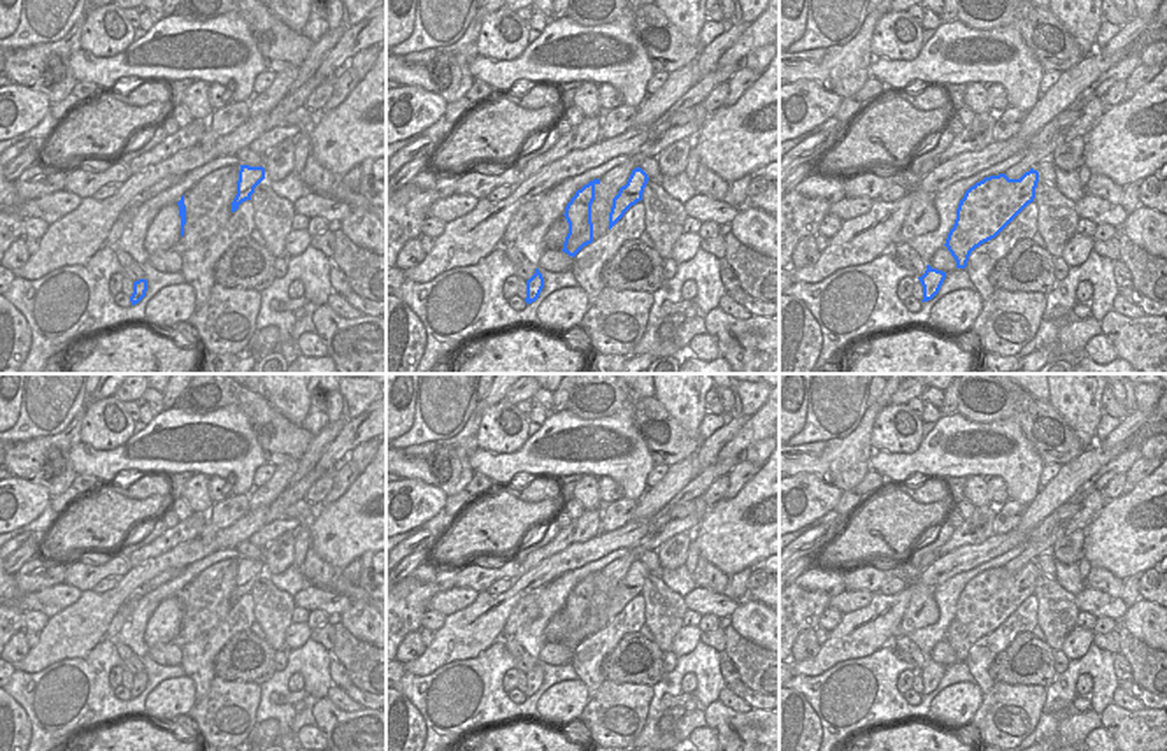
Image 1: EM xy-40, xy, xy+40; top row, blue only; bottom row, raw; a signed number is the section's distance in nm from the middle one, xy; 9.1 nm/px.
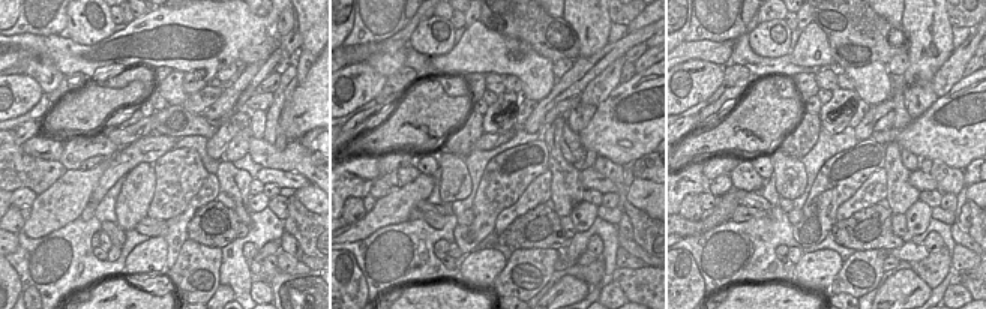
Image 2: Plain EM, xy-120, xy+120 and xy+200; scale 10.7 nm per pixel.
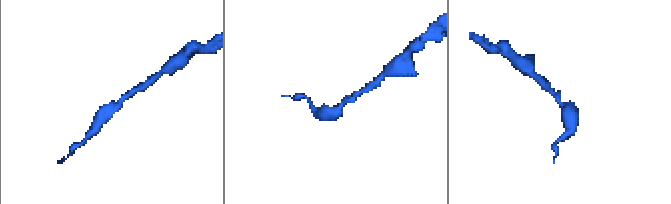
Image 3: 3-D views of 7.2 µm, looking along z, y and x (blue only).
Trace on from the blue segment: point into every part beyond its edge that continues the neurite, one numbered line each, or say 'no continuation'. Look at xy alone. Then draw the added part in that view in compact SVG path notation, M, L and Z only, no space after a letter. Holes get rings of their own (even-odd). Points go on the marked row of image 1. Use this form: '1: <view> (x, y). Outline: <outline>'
no continuation

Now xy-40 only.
no continuation

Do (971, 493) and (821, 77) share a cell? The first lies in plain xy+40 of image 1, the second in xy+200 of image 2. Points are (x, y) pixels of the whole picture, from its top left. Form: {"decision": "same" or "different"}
{"decision": "same"}

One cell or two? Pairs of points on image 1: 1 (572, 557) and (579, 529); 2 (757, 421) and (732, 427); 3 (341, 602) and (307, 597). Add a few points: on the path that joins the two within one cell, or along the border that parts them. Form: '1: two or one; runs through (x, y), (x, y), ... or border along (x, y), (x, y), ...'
1: two; border along (601, 532), (585, 541), (574, 541), (539, 562)
2: two; border along (751, 416), (718, 453)
3: one; runs through (332, 604), (316, 599)

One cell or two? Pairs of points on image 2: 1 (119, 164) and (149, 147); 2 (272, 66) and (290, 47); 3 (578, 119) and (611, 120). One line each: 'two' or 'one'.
1: one
2: one
3: two

